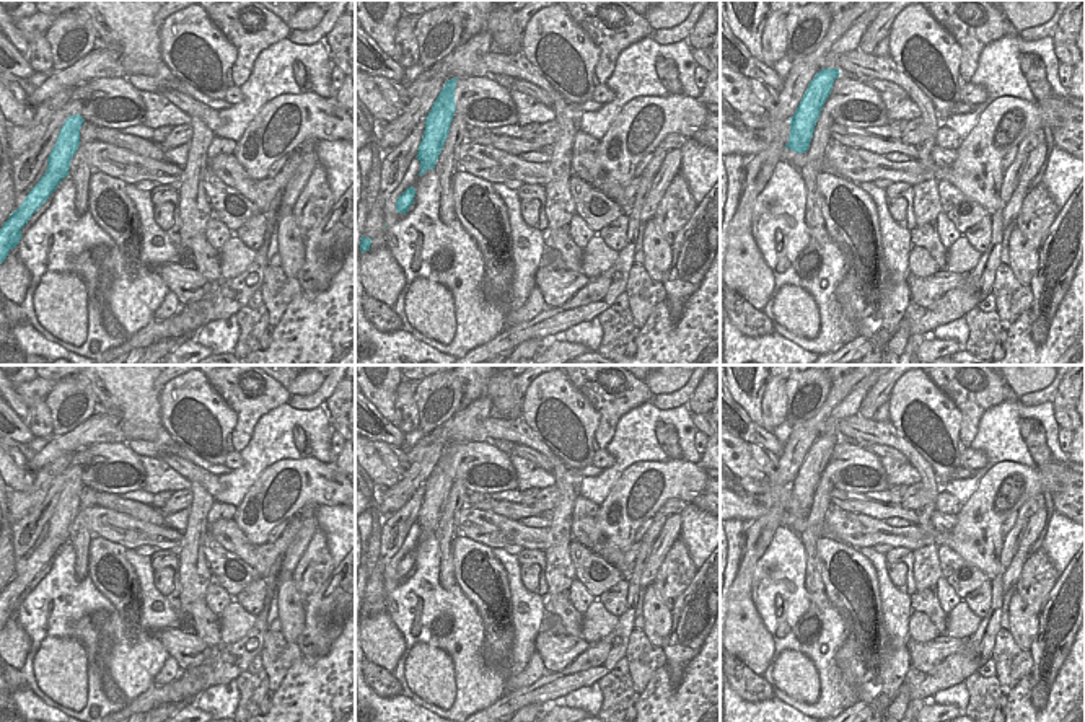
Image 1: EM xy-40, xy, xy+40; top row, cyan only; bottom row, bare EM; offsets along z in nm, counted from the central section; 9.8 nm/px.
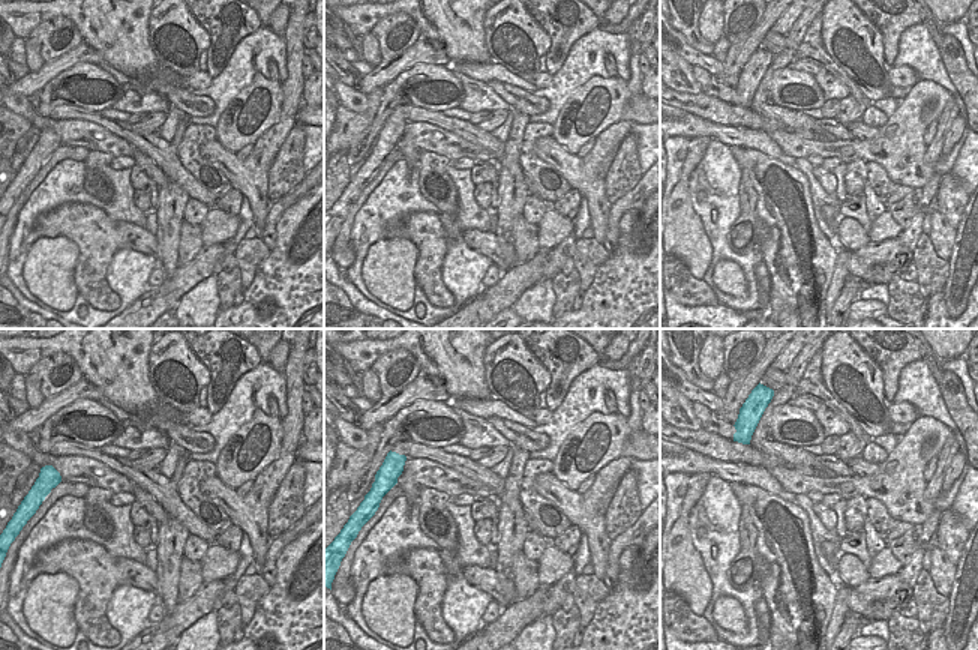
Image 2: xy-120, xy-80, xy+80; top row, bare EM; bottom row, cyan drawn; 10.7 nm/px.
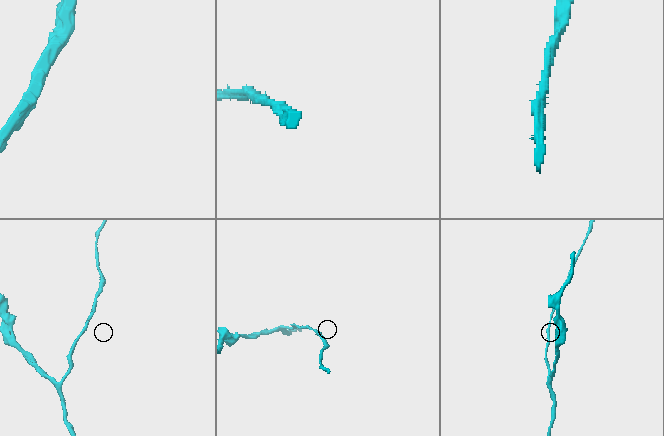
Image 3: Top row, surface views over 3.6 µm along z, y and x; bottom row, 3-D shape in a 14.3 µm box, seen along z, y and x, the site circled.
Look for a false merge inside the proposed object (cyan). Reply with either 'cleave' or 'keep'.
keep

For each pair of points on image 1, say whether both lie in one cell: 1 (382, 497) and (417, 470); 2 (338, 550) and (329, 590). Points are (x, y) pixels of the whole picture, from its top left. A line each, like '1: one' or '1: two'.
1: one
2: two

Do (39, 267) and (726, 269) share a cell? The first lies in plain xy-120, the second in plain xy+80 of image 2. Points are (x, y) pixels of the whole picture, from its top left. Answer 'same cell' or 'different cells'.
same cell

